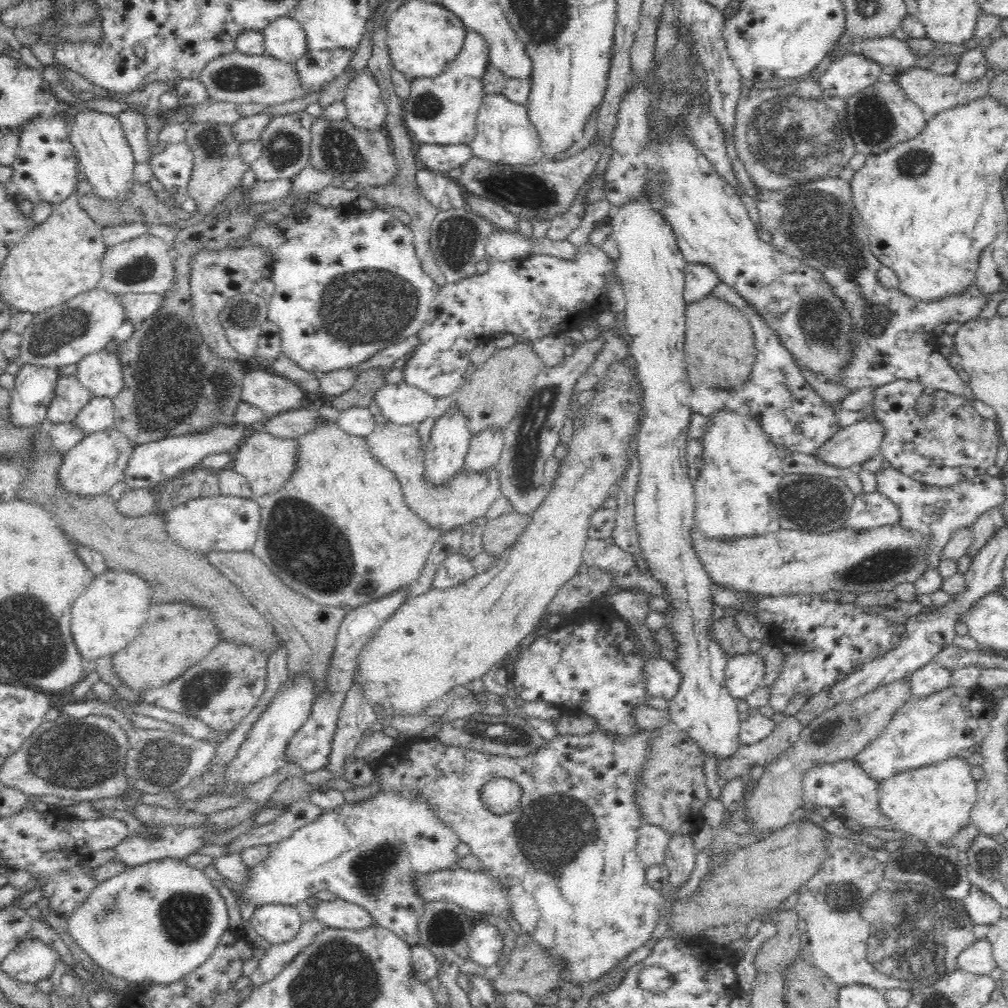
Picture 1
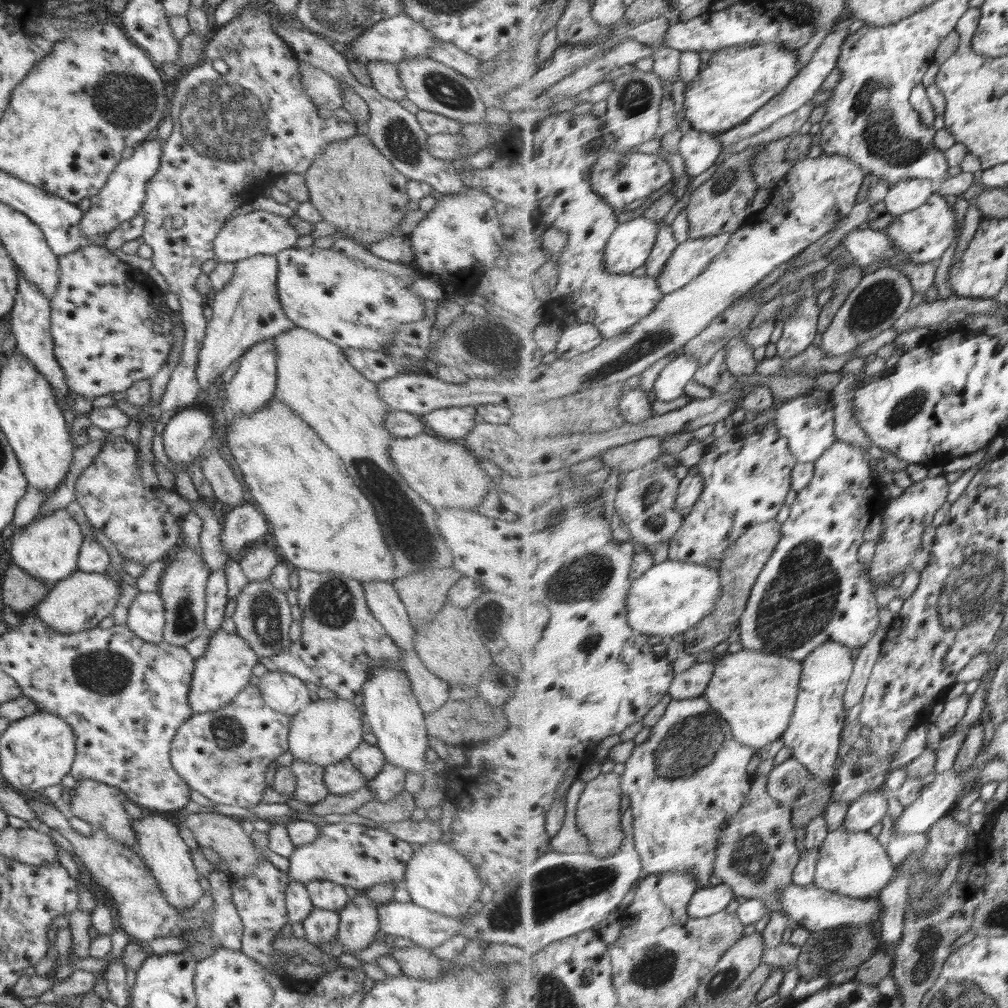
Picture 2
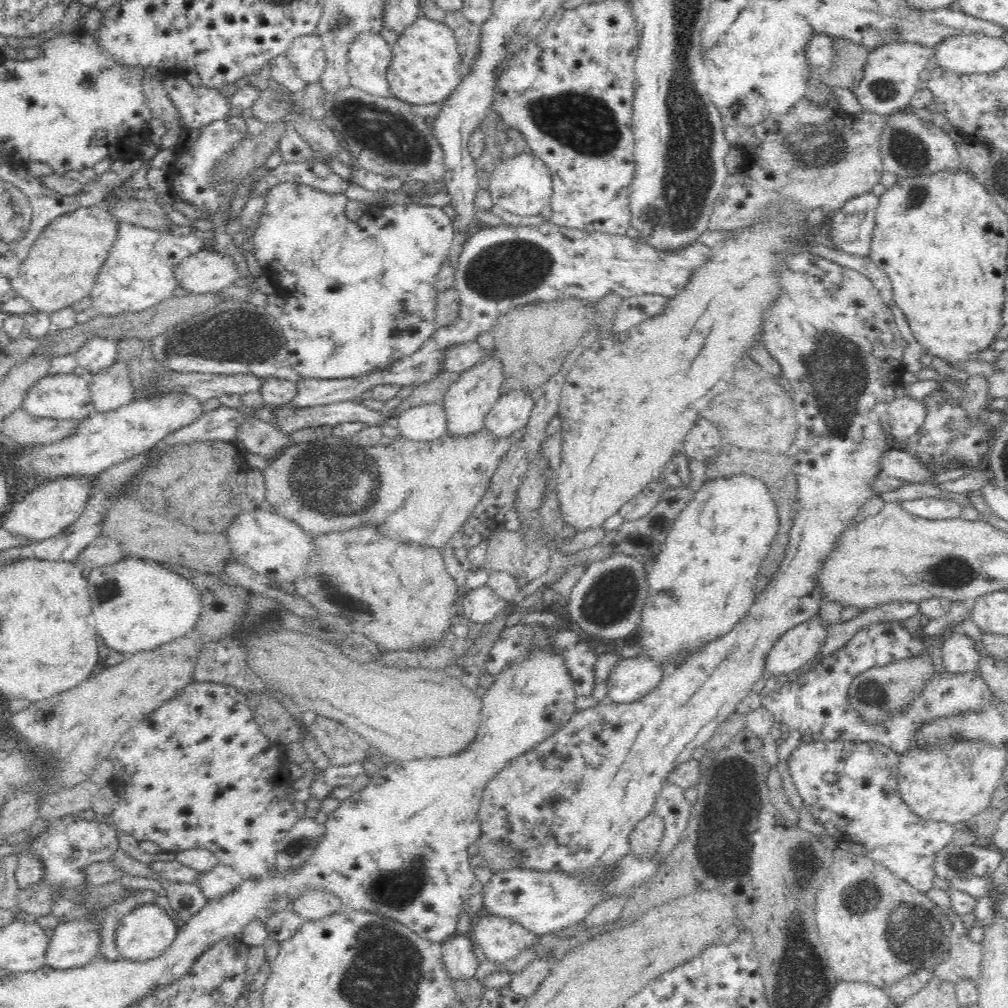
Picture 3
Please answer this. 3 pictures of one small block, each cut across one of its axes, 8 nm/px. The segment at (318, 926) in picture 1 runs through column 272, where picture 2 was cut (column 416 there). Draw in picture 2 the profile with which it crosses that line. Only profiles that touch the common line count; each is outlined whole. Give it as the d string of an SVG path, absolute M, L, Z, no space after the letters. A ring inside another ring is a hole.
M419 945L394 947L393 956L402 972L413 979L437 979L441 975L441 960Z

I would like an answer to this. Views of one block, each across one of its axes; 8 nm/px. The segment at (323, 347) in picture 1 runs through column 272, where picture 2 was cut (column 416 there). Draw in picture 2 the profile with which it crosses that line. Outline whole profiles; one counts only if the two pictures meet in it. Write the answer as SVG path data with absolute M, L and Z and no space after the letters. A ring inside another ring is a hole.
M468 187L461 195L436 195L436 199L434 208L409 236L416 260L411 267L416 275L408 281L368 268L333 249L322 250L312 245L278 253L277 291L286 316L295 326L316 333L341 349L384 353L401 324L425 317L424 299L409 289L418 277L453 286L458 295L474 292L479 278L500 265L512 247L512 241L502 230L500 209L480 188Z

